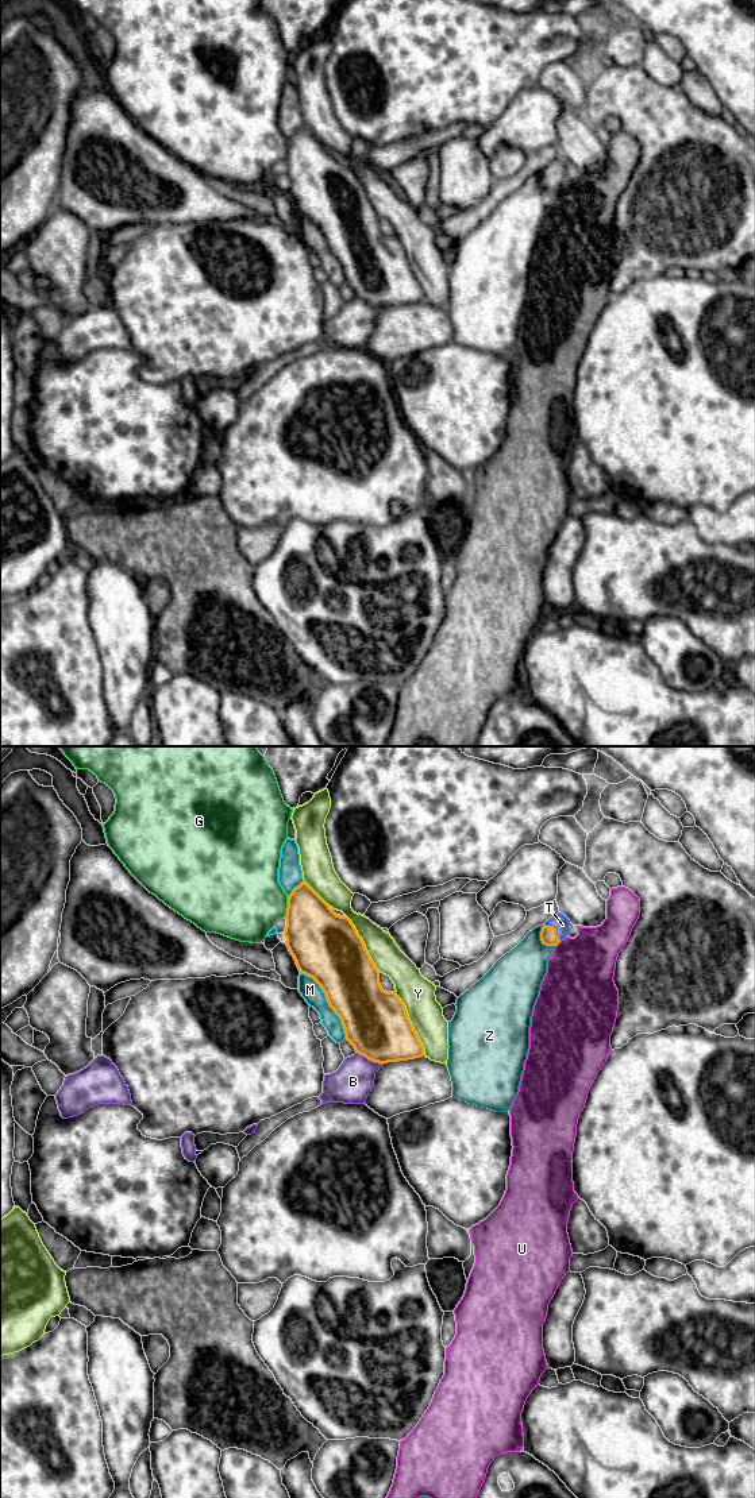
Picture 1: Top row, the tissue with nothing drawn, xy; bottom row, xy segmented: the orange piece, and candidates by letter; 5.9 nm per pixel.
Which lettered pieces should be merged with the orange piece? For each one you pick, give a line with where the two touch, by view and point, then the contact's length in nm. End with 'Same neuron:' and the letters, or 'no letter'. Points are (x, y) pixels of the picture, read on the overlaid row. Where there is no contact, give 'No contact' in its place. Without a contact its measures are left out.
T: Touches orange at xy (555, 929). Shared border 140 nm
Same neuron: T

